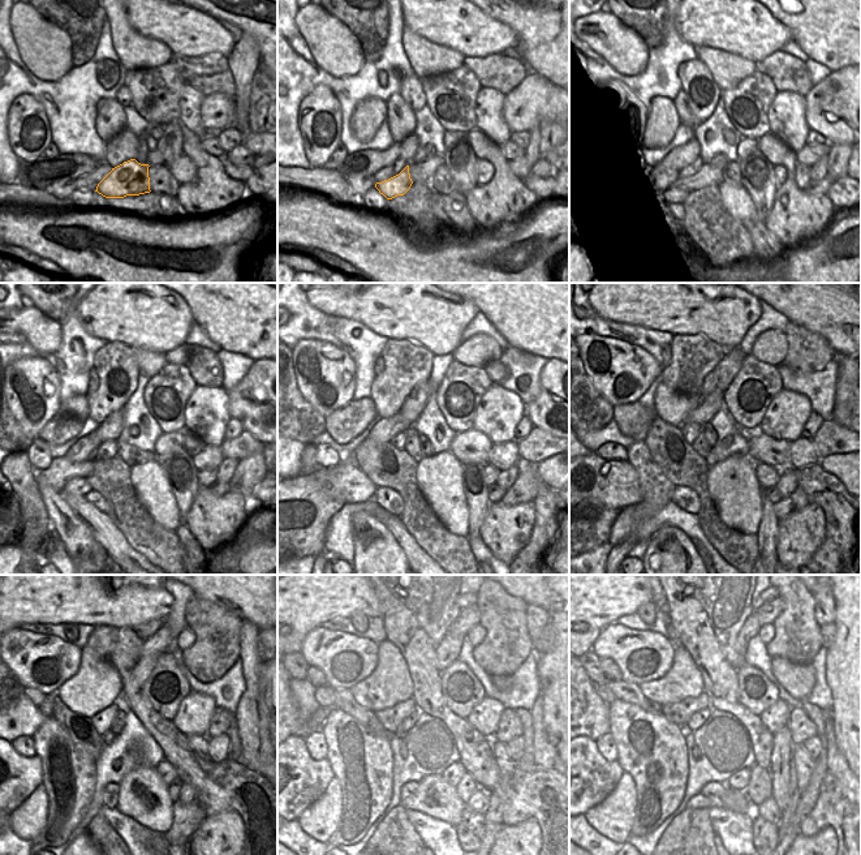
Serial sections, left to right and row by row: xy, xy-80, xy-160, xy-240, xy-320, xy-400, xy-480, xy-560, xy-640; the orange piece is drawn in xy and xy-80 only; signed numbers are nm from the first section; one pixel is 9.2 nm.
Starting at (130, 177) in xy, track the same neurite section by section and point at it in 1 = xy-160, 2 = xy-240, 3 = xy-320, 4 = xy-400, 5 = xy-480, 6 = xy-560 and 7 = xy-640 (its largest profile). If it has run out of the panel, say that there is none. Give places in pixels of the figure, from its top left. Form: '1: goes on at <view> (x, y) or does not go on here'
1: goes on at xy-160 (670, 190)
2: goes on at xy-240 (78, 485)
3: goes on at xy-320 (345, 480)
4: goes on at xy-400 (614, 482)
5: goes on at xy-480 (12, 778)
6: goes on at xy-560 (304, 780)
7: goes on at xy-640 (595, 778)

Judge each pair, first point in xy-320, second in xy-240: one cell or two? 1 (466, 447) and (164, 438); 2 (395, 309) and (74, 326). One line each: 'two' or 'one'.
1: one
2: two

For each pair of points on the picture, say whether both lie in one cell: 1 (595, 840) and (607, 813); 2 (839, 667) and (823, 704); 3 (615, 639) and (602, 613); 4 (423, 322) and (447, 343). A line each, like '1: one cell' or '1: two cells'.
1: two cells
2: two cells
3: two cells
4: one cell

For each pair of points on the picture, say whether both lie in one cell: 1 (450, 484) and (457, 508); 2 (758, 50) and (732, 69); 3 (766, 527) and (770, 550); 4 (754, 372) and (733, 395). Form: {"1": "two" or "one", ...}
{"1": "one", "2": "two", "3": "one", "4": "one"}

